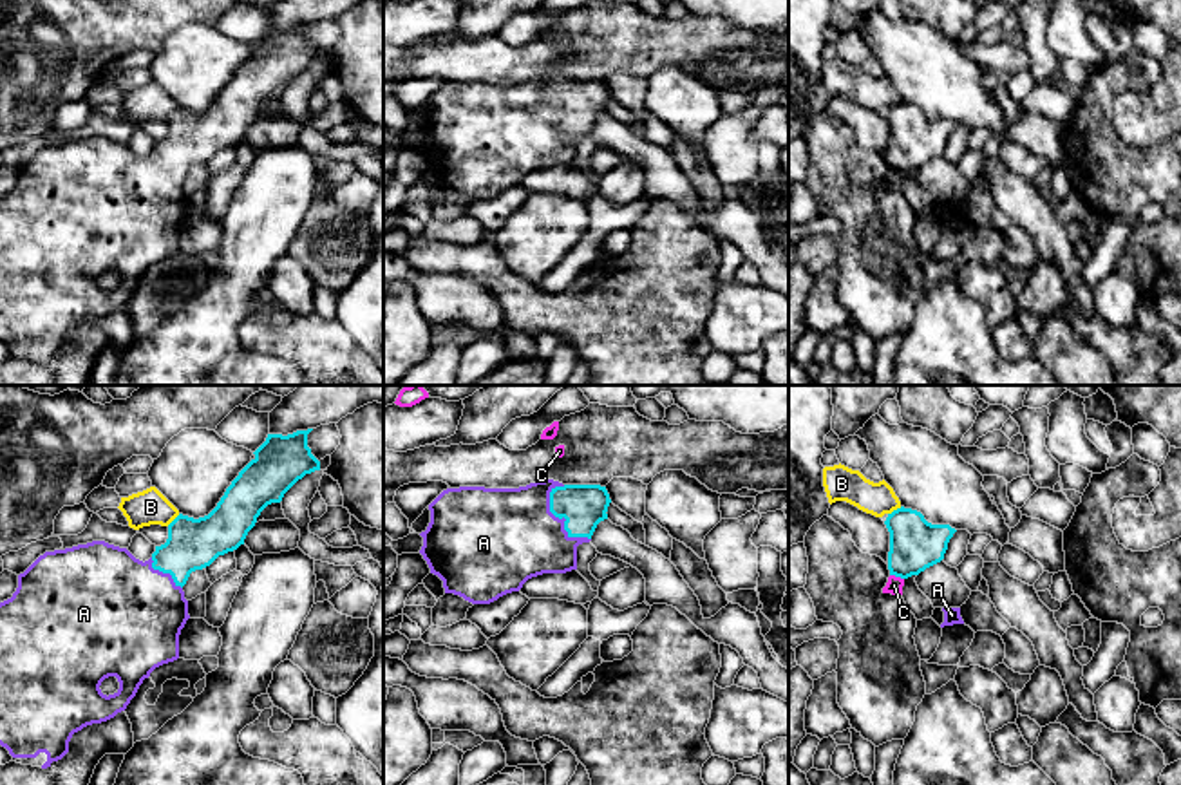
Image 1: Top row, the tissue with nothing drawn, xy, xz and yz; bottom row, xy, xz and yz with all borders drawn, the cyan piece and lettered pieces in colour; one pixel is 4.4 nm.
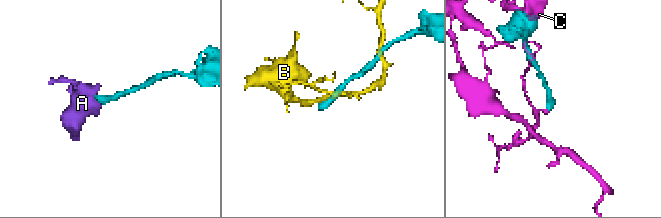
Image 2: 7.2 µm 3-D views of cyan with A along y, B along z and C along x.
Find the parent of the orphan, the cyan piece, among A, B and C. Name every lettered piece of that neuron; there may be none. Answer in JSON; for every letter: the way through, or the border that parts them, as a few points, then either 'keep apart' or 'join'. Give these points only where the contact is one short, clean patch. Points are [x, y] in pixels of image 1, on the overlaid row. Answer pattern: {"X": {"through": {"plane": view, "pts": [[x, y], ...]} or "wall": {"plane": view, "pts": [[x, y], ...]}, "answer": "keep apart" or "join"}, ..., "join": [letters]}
{"A": {"through": {"plane": "xz", "pts": [[583, 507], [565, 521], [510, 536]]}, "answer": "join"}, "B": {"wall": {"plane": "yz", "pts": [[901, 507], [888, 514]]}, "answer": "keep apart"}, "C": {"wall": {"plane": "yz", "pts": [[890, 574], [903, 579]]}, "answer": "keep apart"}, "join": ["A"]}

